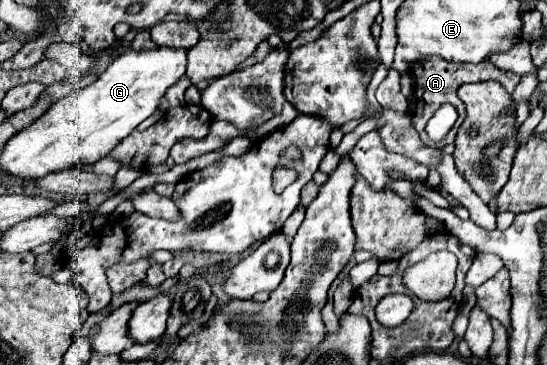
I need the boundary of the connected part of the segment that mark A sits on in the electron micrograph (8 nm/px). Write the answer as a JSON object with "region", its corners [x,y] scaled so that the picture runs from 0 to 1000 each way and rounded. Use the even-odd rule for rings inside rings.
{"region":[[[779,153],[768,159],[750,197],[757,197],[757,258],[753,258],[753,345],[761,351],[761,362],[768,367],[771,389],[779,400],[793,400],[801,405],[797,389],[790,389],[782,373],[775,373],[775,345],[779,334],[790,323],[790,312],[808,290],[808,285],[826,285],[834,301],[848,301],[848,285],[841,279],[841,268],[834,263],[834,247],[852,230],[852,225],[885,225],[885,219],[914,219],[914,230],[929,247],[940,252],[940,241],[947,236],[951,214],[940,197],[925,197],[925,192],[910,192],[903,175],[878,170],[878,175],[834,175],[834,170],[815,170],[804,164],[804,153]]]}

